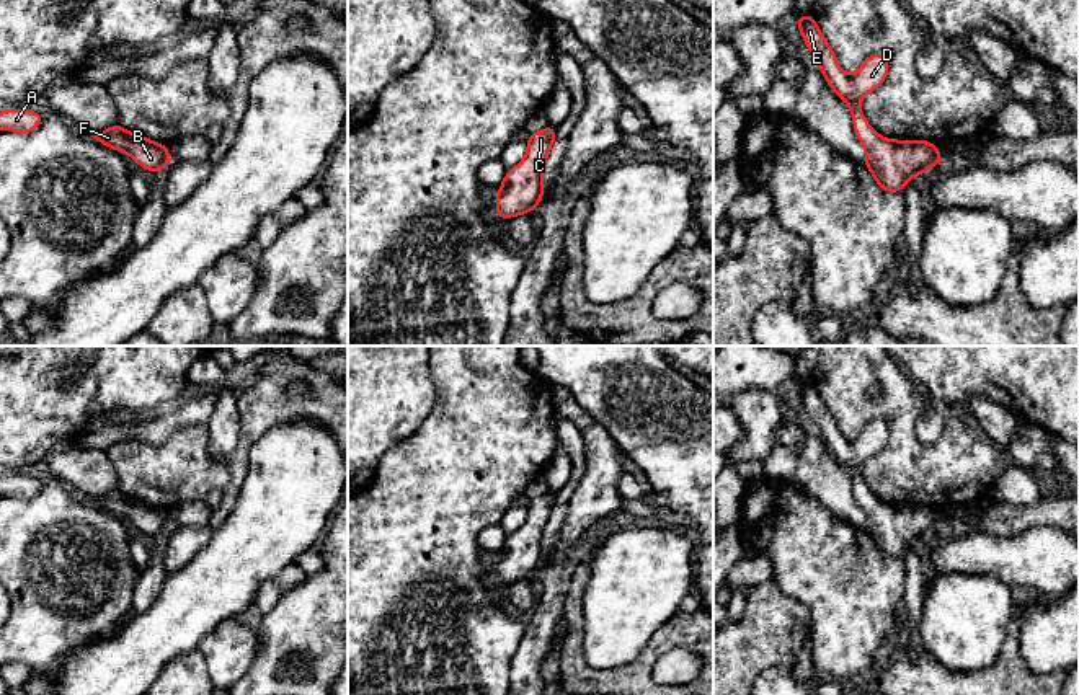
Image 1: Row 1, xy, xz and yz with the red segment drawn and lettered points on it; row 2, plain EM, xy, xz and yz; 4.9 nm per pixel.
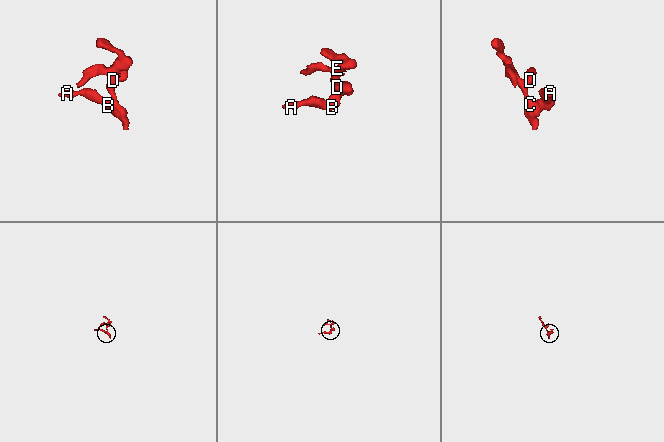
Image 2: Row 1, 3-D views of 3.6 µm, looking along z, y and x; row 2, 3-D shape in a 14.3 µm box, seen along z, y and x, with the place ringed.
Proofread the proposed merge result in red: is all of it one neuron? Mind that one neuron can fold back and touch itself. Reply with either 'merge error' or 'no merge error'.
no merge error

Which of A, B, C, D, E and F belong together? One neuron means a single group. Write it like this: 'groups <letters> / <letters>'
groups A B C D E F

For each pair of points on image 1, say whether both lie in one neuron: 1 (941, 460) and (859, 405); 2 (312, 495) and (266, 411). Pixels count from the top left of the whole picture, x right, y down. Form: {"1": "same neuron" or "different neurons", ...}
{"1": "same neuron", "2": "different neurons"}

